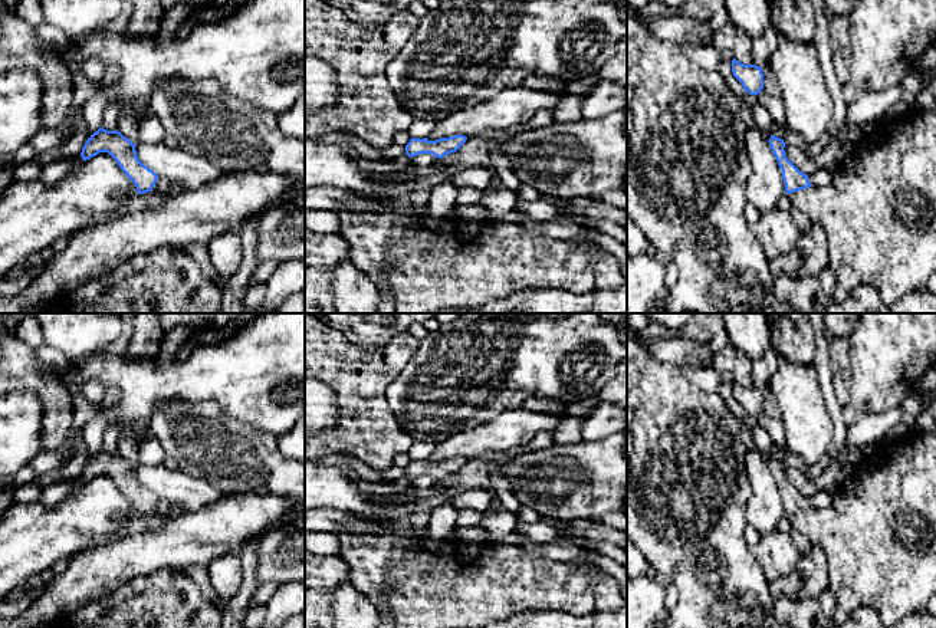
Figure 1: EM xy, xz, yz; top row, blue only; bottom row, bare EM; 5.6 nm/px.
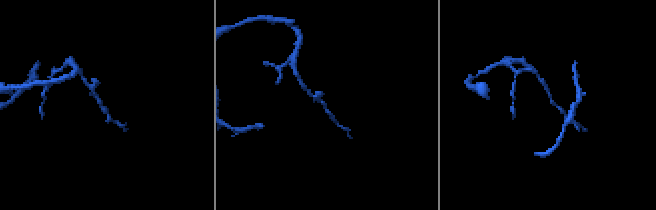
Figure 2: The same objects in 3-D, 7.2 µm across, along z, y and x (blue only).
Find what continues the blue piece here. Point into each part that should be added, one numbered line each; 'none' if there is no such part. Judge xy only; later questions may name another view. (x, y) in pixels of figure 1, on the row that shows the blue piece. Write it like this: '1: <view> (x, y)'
none

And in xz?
none

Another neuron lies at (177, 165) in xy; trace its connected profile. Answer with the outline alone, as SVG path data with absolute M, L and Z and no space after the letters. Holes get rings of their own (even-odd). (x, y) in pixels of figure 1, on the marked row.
M141 142L135 151L138 160L152 170L158 178L165 178L170 184L180 184L185 190L196 190L223 175L220 168L180 147Z

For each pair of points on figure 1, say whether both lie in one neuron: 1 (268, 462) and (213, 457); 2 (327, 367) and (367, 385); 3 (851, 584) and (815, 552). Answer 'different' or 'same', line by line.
1: same
2: same
3: different

